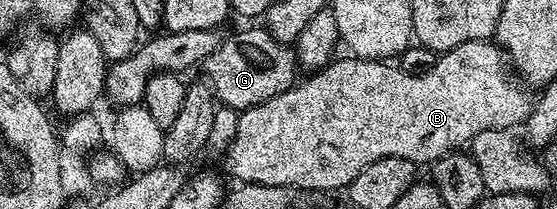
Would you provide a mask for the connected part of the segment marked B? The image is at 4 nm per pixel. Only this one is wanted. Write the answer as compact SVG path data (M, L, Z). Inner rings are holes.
M470 39L464 45L460 45L451 51L441 52L439 61L435 67L430 67L427 71L422 71L419 75L409 75L406 71L401 71L398 67L390 67L389 62L379 61L377 59L360 59L357 57L346 57L350 59L335 58L321 71L313 72L306 80L295 82L294 86L288 88L284 93L272 97L255 107L247 107L245 111L238 116L236 125L236 137L232 137L230 146L224 152L226 158L226 167L235 175L239 184L255 183L256 185L291 187L299 193L305 191L338 191L349 188L351 181L360 177L360 172L372 161L380 161L384 157L404 157L416 165L433 164L435 159L441 155L449 155L450 152L465 148L471 139L476 137L476 133L484 133L488 129L514 129L514 126L525 124L530 115L532 106L532 95L529 90L521 91L518 88L519 80L512 74L508 66L507 56L504 54L497 42L487 41L485 39Z

